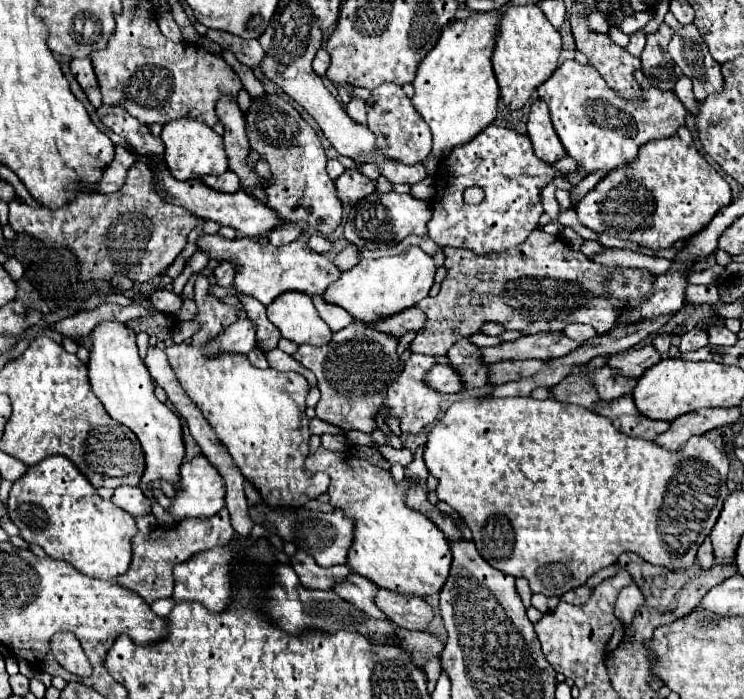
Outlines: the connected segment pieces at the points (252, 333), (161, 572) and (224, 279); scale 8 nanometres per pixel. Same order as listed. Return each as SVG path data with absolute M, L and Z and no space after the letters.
M242 318L234 322L222 336L214 338L208 344L208 354L216 352L242 352L248 354L256 348L256 324L250 318Z
M226 508L218 512L218 516L212 516L210 520L184 520L182 524L174 526L158 526L150 530L148 534L138 532L132 538L132 562L126 574L118 576L116 582L132 592L136 592L146 604L152 604L162 598L170 598L174 590L174 576L172 570L178 562L186 562L198 552L226 546L234 538L234 528L230 524L230 516Z
M220 262L220 266L214 270L214 276L218 278L218 284L220 286L230 286L234 282L234 276L236 276L236 266L232 262Z

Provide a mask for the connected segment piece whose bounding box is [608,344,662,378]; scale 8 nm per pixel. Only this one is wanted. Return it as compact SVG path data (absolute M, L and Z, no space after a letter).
M642 346L642 348L630 348L624 352L618 352L610 358L610 366L626 372L626 376L640 378L650 366L658 364L662 360L662 354L652 346Z

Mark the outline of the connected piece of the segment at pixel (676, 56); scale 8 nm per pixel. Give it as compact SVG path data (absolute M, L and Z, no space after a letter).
M672 12L666 14L664 22L674 30L674 36L668 44L672 60L682 68L694 84L694 96L706 98L722 88L720 64L712 60L706 42L702 40L700 30L694 24L680 24Z

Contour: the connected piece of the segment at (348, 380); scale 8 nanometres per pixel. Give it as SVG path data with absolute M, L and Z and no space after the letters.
M354 322L348 328L334 332L332 342L326 346L298 346L292 358L314 372L322 392L316 416L324 422L340 426L342 430L374 430L374 418L386 400L388 384L398 376L396 348L398 340L368 328L362 322Z

